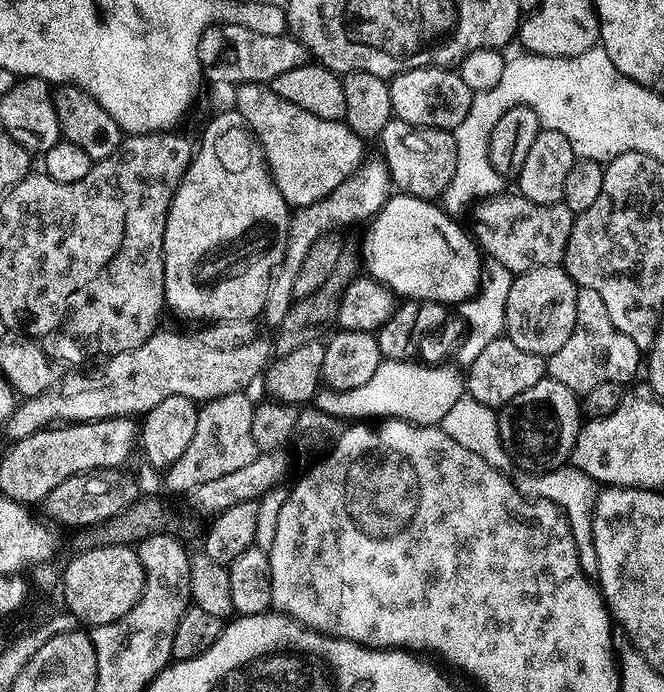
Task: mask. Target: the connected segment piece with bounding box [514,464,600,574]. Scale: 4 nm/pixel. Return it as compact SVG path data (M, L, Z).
M571 464L561 465L553 470L529 473L515 479L517 490L525 498L554 504L563 512L568 526L571 528L579 564L585 574L594 574L598 568L598 560L593 544L592 512L600 493L599 484L584 471L578 470Z

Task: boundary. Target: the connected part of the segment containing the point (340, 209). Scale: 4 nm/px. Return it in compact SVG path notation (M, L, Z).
M383 162L365 163L355 175L342 182L325 200L311 204L306 208L295 209L288 226L288 241L284 255L286 273L297 273L310 250L324 237L335 233L336 228L348 228L351 224L363 225L377 216L381 206L388 200L394 185Z

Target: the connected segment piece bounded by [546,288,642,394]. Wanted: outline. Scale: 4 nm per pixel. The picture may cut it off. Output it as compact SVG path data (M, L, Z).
M580 288L577 291L578 306L576 307L576 317L574 318L574 330L570 338L562 345L562 350L558 350L553 356L547 357L546 372L551 379L562 382L571 392L585 394L593 390L594 386L599 386L604 382L616 382L627 385L628 380L636 376L636 371L641 371L642 350L614 326L610 318L610 310L606 310L602 298L594 290Z

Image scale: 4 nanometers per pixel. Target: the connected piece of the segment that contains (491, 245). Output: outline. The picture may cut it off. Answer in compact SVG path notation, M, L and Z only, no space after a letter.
M498 194L479 205L481 208L480 213L476 216L476 230L480 234L478 242L483 251L485 253L488 251L487 255L491 259L506 266L506 270L510 270L513 274L529 272L538 266L559 265L568 249L574 213L563 202L559 204L535 204L519 194L504 195Z

